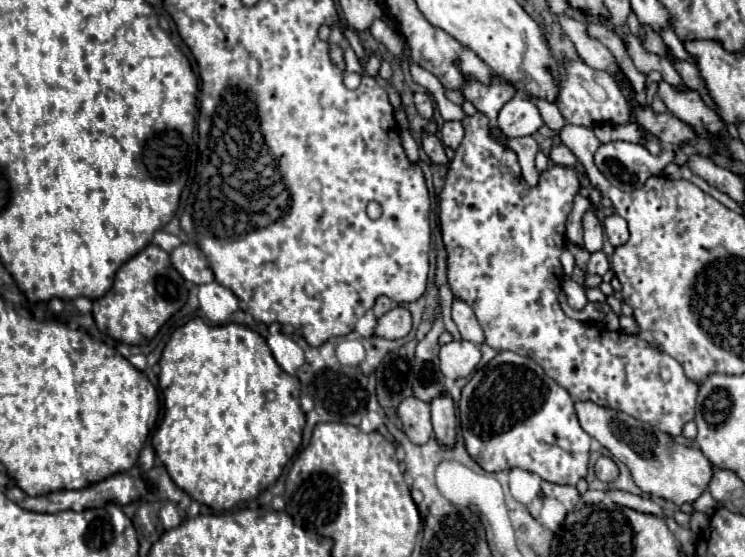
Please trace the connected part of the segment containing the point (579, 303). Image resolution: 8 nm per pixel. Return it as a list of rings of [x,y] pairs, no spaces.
[[[564,280],[562,282],[562,288],[564,288],[564,292],[566,292],[566,296],[568,296],[568,304],[574,308],[574,310],[582,310],[586,304],[588,304],[588,300],[586,300],[586,294],[584,294],[584,288],[580,286],[580,284],[576,284],[574,280]]]

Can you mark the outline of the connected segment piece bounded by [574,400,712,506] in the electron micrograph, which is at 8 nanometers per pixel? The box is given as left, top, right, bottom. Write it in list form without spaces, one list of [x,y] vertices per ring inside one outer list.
[[[590,400],[576,402],[574,410],[578,414],[580,426],[630,468],[632,478],[642,488],[642,492],[682,506],[684,502],[694,502],[708,488],[712,466],[698,448],[682,446],[666,432],[660,432],[656,426],[644,424],[624,412],[592,404]]]

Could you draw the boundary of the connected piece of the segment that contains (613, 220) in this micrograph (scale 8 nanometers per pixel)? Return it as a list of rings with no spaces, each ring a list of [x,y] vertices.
[[[612,214],[612,216],[604,218],[604,232],[606,232],[612,246],[620,246],[620,244],[624,244],[628,240],[626,220],[620,218],[618,214]]]

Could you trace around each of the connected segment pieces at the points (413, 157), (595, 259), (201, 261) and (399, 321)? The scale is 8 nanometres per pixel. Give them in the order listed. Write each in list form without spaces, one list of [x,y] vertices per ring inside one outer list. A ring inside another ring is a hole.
[[[402,130],[400,132],[401,143],[404,148],[404,152],[406,152],[406,156],[408,156],[408,160],[410,160],[410,164],[416,164],[419,162],[419,145],[411,135],[409,130]]]
[[[594,252],[590,254],[590,260],[586,264],[586,270],[590,274],[598,274],[598,276],[604,276],[608,270],[610,270],[610,264],[608,264],[608,258],[604,256],[604,252]]]
[[[180,244],[170,252],[172,266],[180,272],[180,276],[194,284],[206,284],[214,280],[214,274],[208,266],[206,256],[194,244]]]
[[[396,304],[390,312],[386,312],[382,318],[378,318],[376,336],[388,338],[388,340],[396,340],[396,338],[404,338],[410,330],[412,330],[410,312],[404,306]]]

